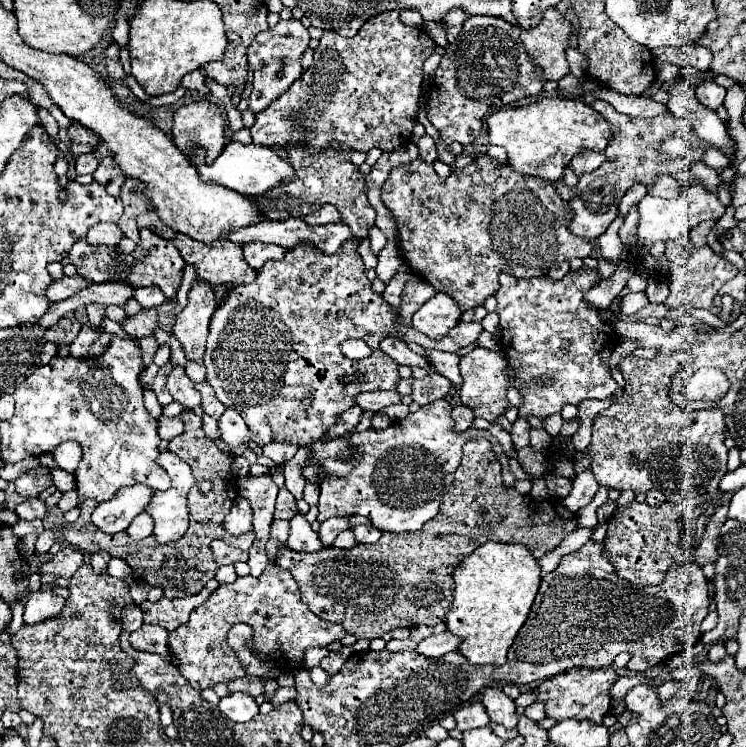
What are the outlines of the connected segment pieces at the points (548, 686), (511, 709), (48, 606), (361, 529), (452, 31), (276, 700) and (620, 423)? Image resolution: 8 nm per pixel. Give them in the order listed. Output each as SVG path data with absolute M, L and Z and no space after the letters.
M572 668L568 672L556 674L536 686L536 702L544 702L546 716L554 720L592 720L602 724L602 718L610 712L610 686L616 682L618 674L608 670L594 670L594 668Z
M484 688L482 690L482 704L486 706L492 722L502 724L508 730L516 728L516 724L518 724L516 704L500 688Z
M52 590L32 592L32 594L28 596L28 602L26 602L24 622L36 624L36 622L48 620L48 618L56 616L58 612L62 612L64 604L66 604L66 600L60 598L58 594L54 594Z
M356 526L352 532L356 542L376 542L382 536L382 532L376 530L374 526Z
M456 8L456 10L448 12L448 16L444 16L442 24L444 24L444 28L446 28L446 38L448 38L448 42L454 42L456 34L462 30L462 24L464 24L466 18L468 18L468 16L466 16L460 8Z
M278 688L276 692L274 692L274 696L270 698L270 702L274 704L274 706L278 706L278 704L282 704L284 700L294 700L296 698L296 690L294 688Z
M658 356L654 360L624 358L620 364L626 382L622 396L616 404L596 414L592 424L588 452L592 454L592 472L598 484L644 494L658 488L670 502L718 490L722 476L728 472L724 416L718 408L684 412L670 398L672 376L680 368L674 356Z

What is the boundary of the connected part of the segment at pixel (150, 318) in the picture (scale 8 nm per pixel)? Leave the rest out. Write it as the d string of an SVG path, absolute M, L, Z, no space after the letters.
M150 308L150 310L142 310L140 314L128 318L122 328L134 336L134 338L144 338L144 336L154 336L154 330L160 326L158 322L158 310Z

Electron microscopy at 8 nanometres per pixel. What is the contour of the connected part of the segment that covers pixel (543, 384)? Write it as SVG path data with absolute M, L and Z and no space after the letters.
M584 266L576 272L568 272L562 280L552 280L548 276L522 280L508 274L500 274L500 290L496 292L496 312L500 316L502 330L500 346L502 350L506 350L504 356L514 366L516 378L524 380L524 386L518 390L524 400L520 416L546 418L550 414L560 412L564 404L580 404L586 398L606 400L618 390L618 384L610 376L608 368L608 356L612 354L612 348L618 344L614 326L608 324L608 320L600 320L600 310L592 308L592 304L584 300L584 294L598 282L598 270L590 270Z

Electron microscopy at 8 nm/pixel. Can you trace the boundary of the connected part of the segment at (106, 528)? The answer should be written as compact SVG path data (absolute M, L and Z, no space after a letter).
M136 484L132 488L122 488L112 500L98 504L92 512L92 522L106 534L122 532L130 526L130 522L146 510L152 498L152 490L144 484Z

